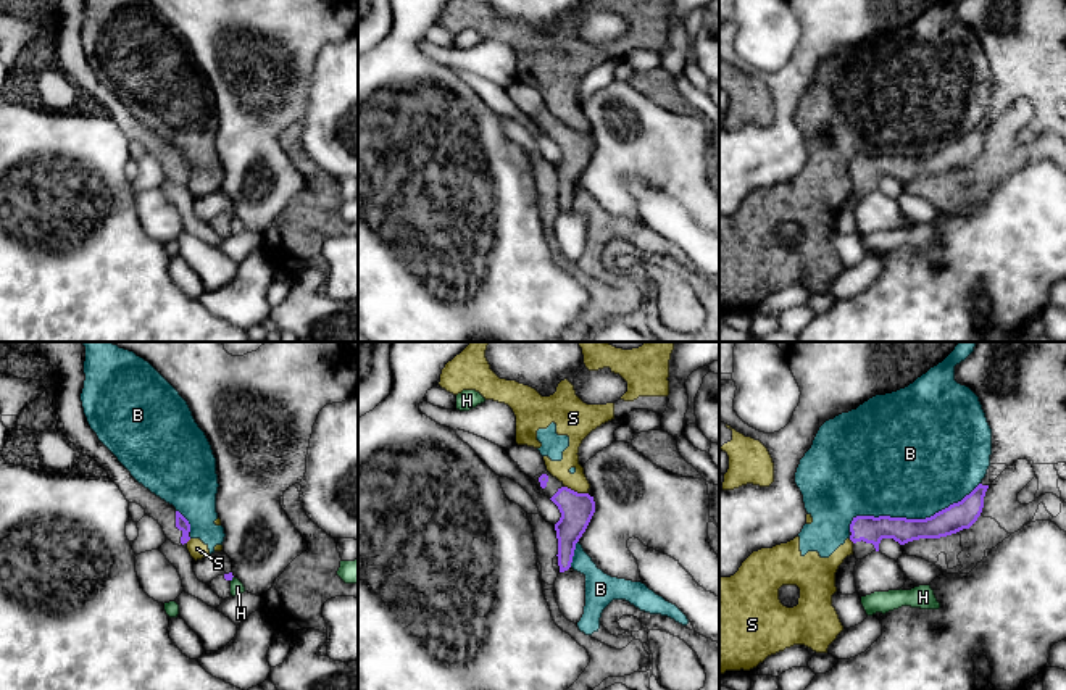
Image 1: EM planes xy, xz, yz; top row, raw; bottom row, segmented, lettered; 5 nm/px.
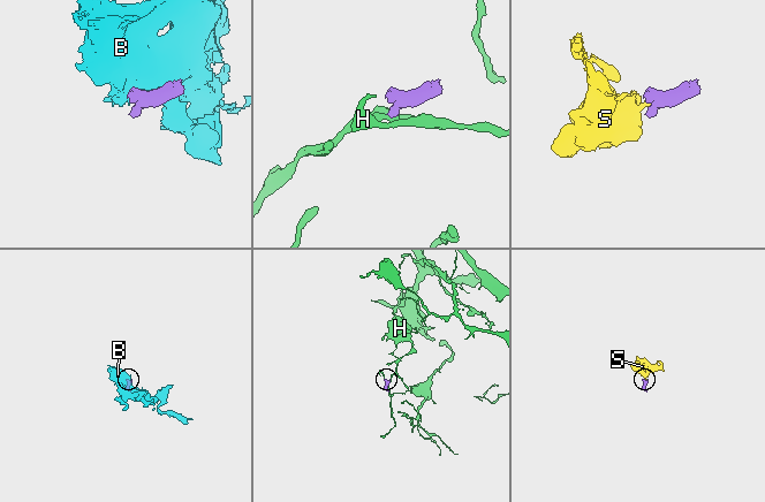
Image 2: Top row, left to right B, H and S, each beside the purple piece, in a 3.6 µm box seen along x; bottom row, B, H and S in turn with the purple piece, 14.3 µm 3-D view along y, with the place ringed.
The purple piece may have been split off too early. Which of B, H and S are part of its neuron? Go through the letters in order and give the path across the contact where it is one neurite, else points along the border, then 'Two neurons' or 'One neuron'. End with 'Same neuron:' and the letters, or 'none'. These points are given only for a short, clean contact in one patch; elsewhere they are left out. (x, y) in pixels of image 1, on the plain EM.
B: Two neurons
H: Boundary: xy (233, 215), (231, 220). Two neurons
S: Boundary: xz (565, 124), (587, 133). Two neurons
Same neuron: none

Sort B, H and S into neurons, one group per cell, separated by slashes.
B S / H

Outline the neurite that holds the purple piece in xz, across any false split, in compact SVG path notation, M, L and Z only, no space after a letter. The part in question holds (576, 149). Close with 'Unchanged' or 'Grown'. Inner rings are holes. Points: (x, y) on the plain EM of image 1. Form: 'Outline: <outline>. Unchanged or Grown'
Outline: M548 110L535 114L534 119L561 152L560 160L555 163L555 169L558 177L558 205L560 211L564 211L571 206L576 182L595 152L593 135L564 126L563 121Z. Grown

